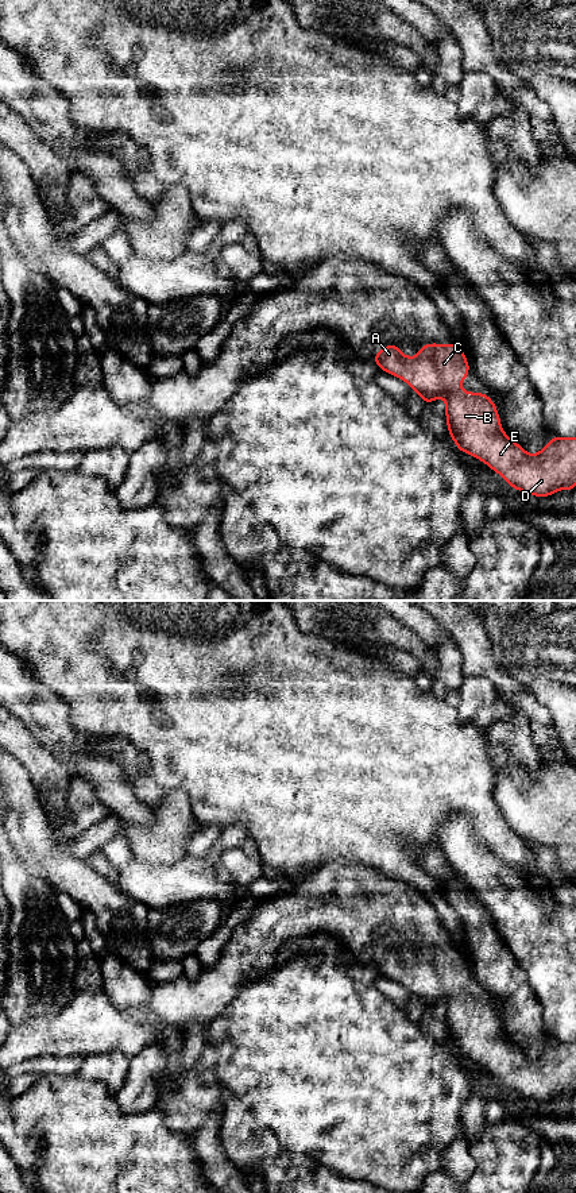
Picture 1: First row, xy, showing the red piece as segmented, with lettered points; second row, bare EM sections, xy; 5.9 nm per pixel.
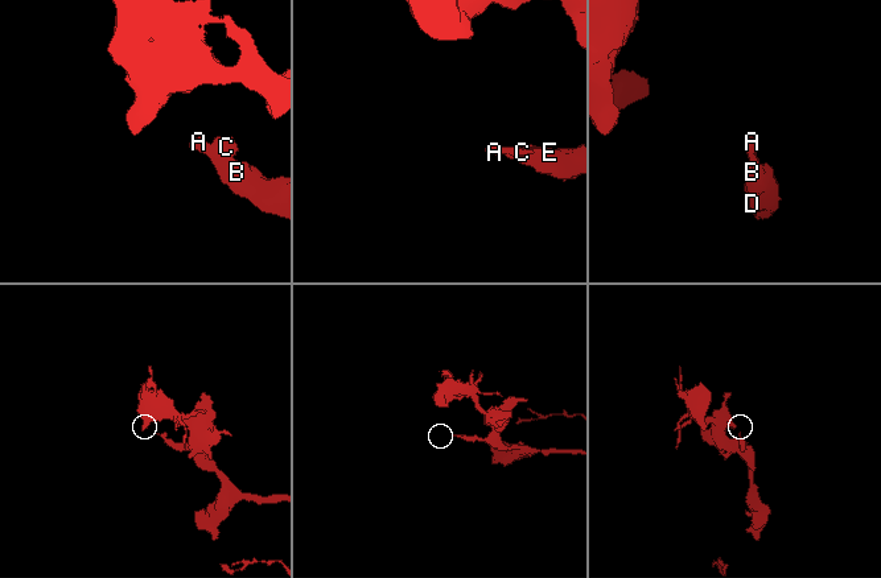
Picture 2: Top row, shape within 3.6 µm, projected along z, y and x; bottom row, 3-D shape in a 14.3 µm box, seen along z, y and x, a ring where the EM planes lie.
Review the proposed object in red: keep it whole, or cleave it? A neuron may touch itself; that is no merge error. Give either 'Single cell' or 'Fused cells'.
Single cell

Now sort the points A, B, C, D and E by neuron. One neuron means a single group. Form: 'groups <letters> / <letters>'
groups A B C D E

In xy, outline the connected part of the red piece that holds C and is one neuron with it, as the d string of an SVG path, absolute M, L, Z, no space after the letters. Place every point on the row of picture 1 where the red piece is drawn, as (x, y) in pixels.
M388 344L376 352L372 360L380 370L405 381L413 391L420 394L424 404L444 397L447 431L457 449L487 464L514 490L533 494L537 498L550 497L558 490L571 490L573 493L576 487L576 436L553 436L536 455L526 452L505 433L495 402L486 393L464 391L457 385L465 382L467 374L471 372L460 344L424 344L414 358L403 355L398 345Z

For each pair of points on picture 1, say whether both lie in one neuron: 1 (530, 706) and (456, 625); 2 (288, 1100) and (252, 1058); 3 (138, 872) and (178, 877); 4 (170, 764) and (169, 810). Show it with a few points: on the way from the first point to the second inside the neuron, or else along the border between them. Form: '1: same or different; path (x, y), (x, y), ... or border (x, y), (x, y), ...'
1: same; path (509, 687), (478, 659), (475, 647)
2: same; path (283, 1089), (263, 1069)
3: same; path (147, 877), (169, 877)
4: different; border (151, 807), (167, 794), (181, 791), (192, 814)

